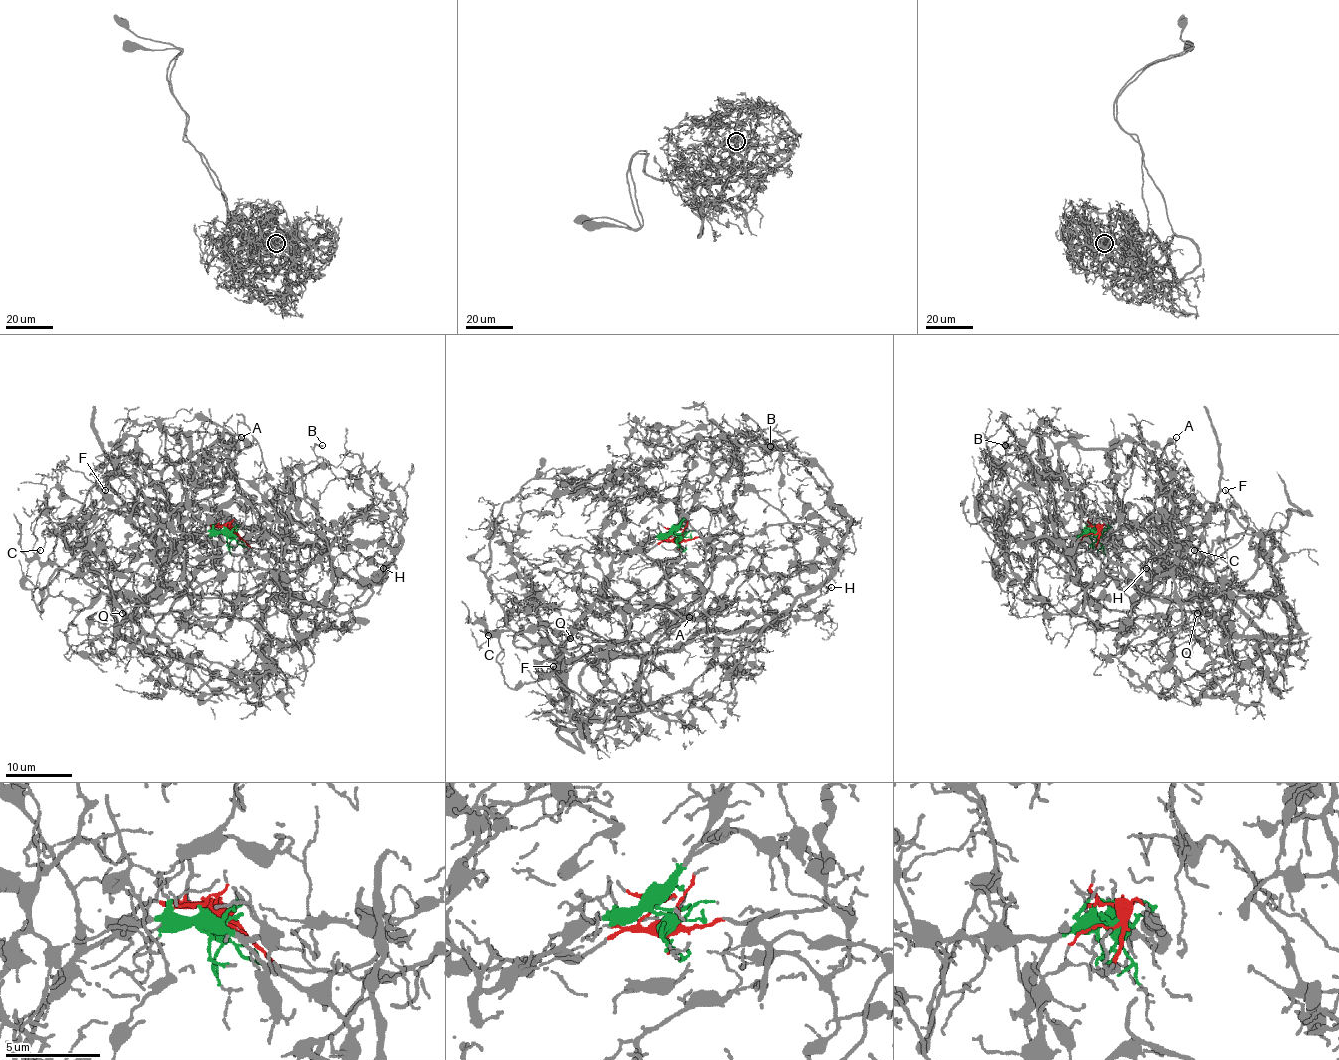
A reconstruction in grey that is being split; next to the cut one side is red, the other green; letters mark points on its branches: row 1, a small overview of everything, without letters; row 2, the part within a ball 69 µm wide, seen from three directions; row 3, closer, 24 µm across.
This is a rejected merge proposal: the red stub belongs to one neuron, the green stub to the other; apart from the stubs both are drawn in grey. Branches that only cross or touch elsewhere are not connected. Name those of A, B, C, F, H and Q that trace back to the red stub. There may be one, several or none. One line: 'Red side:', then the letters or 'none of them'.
Red side: A, H

